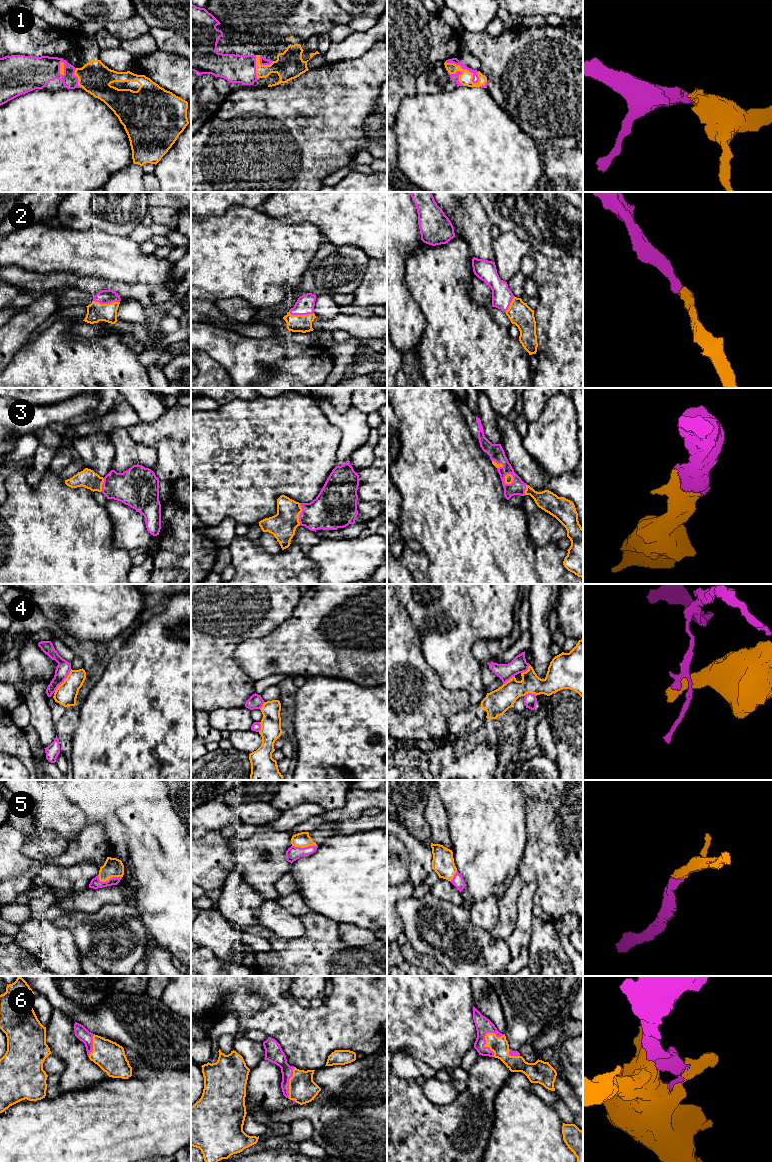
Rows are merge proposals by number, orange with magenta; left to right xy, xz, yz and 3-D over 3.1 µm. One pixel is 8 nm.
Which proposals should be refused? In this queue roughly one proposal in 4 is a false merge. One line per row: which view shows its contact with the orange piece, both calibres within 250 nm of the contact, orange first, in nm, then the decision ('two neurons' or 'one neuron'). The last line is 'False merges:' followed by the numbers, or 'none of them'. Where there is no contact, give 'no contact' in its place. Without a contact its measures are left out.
1: contact in yz; calibres 100 and 50 nm; one neuron
2: contact in xy; calibres 150 and 110 nm; one neuron
3: contact in yz; calibres 60 and 120 nm; one neuron
4: contact in xy; calibres 170 and 120 nm; two neurons
5: contact in xy; calibres 160 and 90 nm; one neuron
6: contact in yz; calibres 140 and 130 nm; one neuron
False merges: 4

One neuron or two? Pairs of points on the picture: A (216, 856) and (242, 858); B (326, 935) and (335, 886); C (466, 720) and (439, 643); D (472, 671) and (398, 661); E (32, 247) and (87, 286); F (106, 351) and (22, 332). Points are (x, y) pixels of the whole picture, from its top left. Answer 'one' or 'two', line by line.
A: two
B: two
C: two
D: two
E: two
F: two

